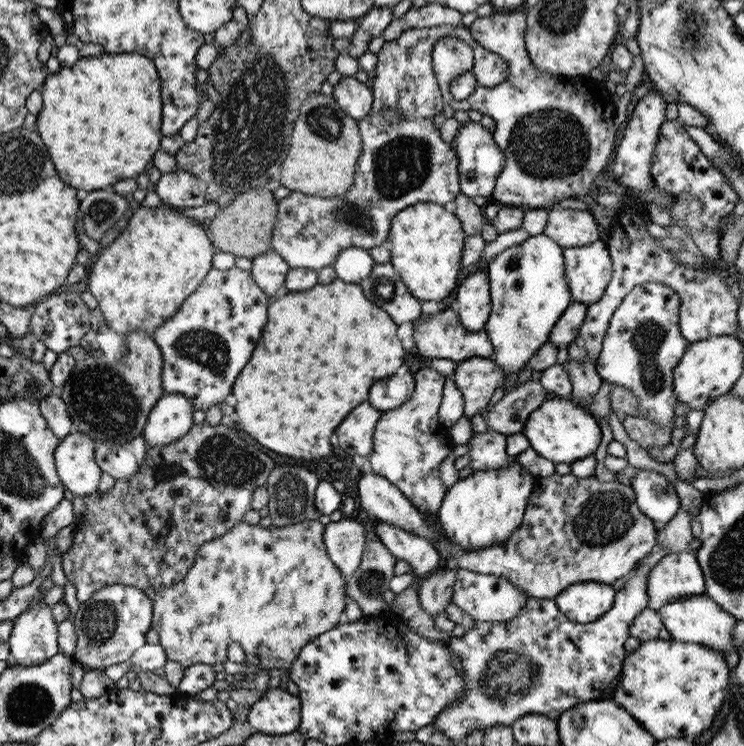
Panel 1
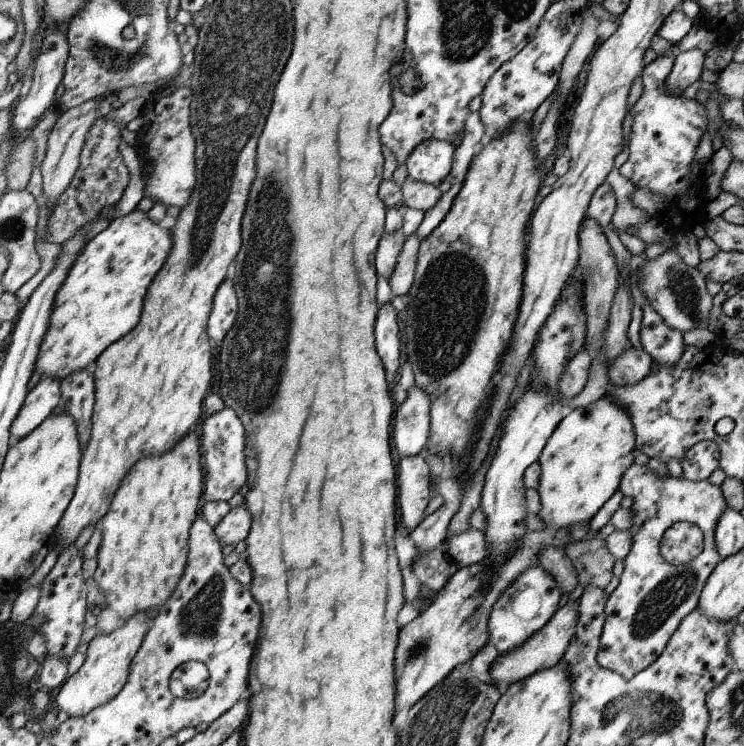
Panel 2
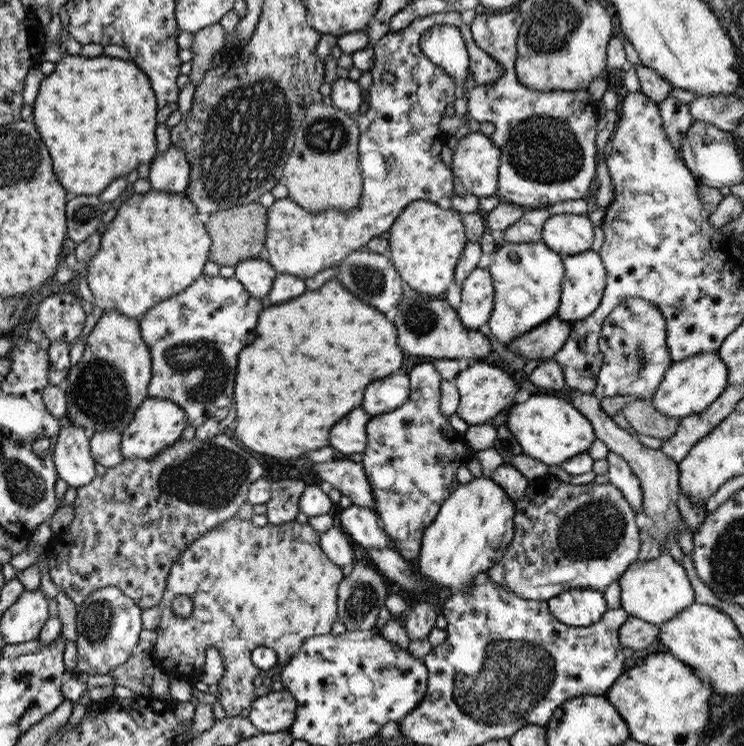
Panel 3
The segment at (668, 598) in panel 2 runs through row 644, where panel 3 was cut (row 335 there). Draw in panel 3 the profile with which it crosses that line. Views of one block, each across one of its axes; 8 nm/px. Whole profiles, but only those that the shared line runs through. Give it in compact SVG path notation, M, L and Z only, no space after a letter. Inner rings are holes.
M629 298L606 317L599 349L603 361L593 392L600 400L614 396L654 398L666 369L673 363L666 344L666 319L655 304L641 298Z

